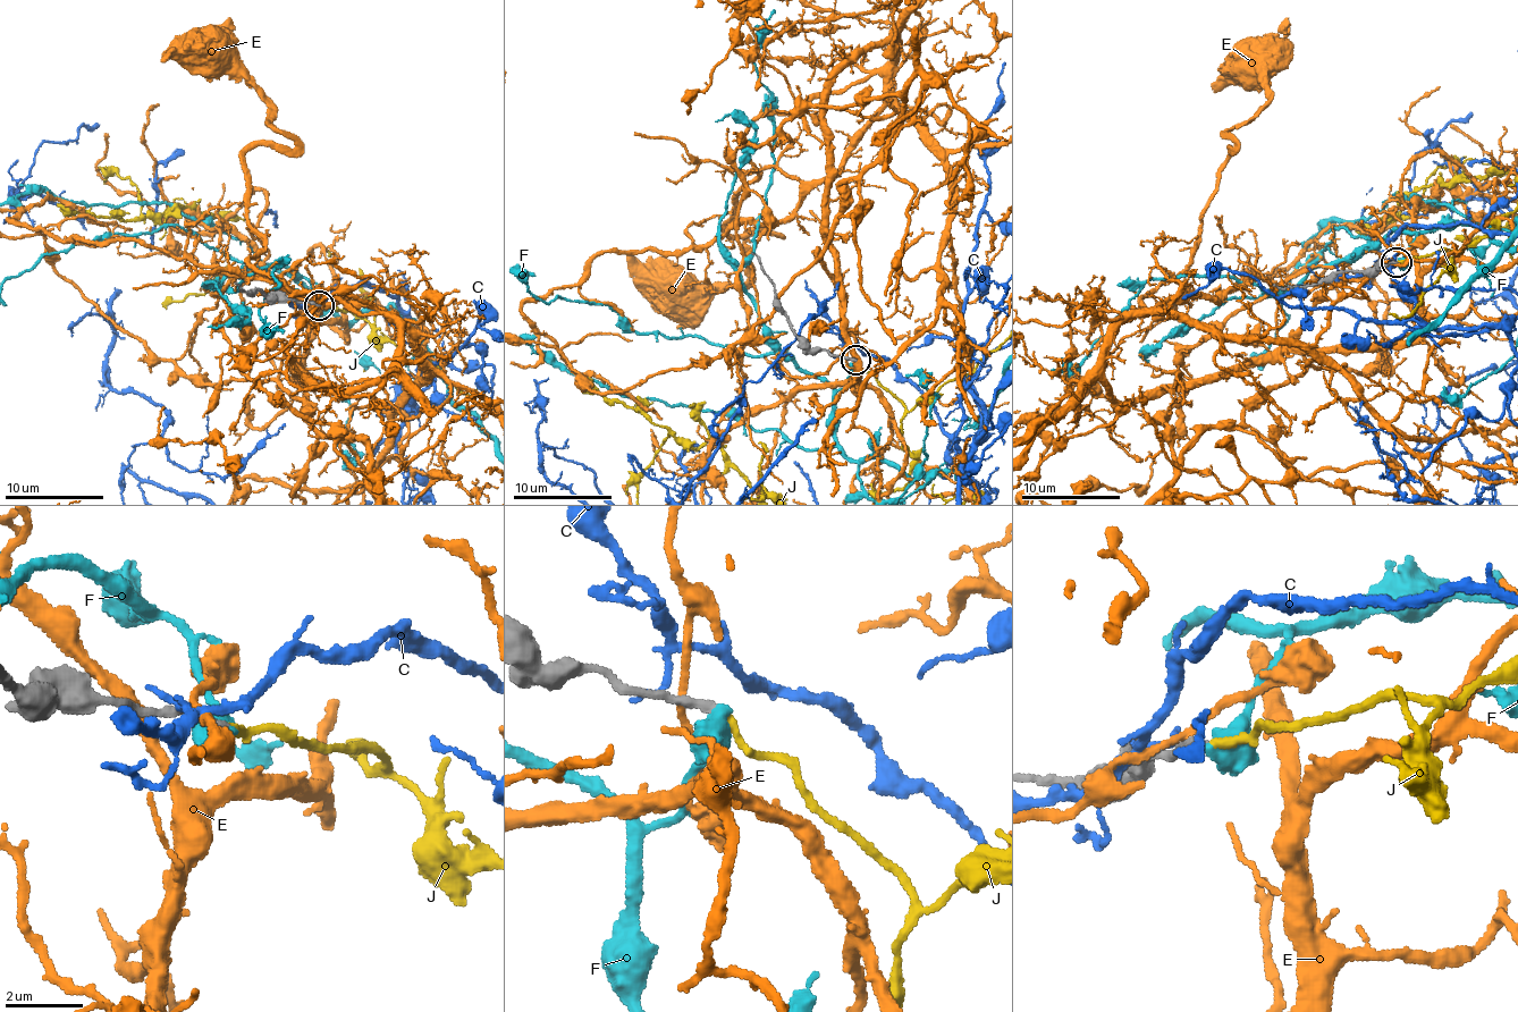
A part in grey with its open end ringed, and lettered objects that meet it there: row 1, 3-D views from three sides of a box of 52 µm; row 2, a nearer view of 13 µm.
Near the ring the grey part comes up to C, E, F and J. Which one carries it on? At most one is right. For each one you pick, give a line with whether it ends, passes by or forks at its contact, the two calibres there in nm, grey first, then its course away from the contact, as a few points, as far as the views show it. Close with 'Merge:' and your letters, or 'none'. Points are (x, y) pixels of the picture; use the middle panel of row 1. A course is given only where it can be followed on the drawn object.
J: it ends; calibres 200 and 200 nm
Merge: J

